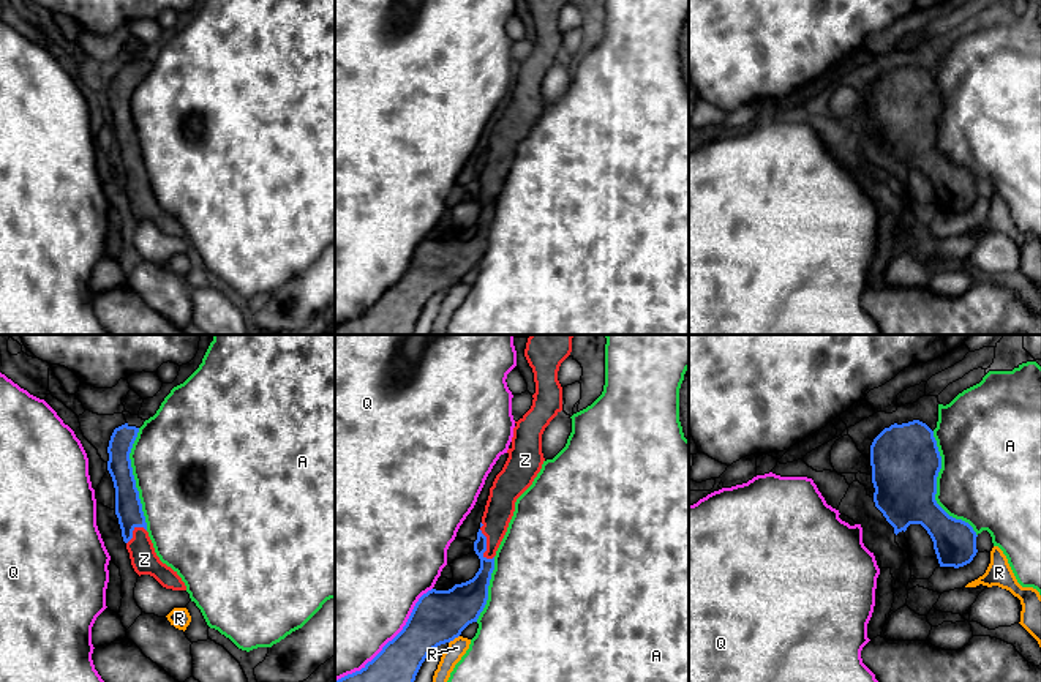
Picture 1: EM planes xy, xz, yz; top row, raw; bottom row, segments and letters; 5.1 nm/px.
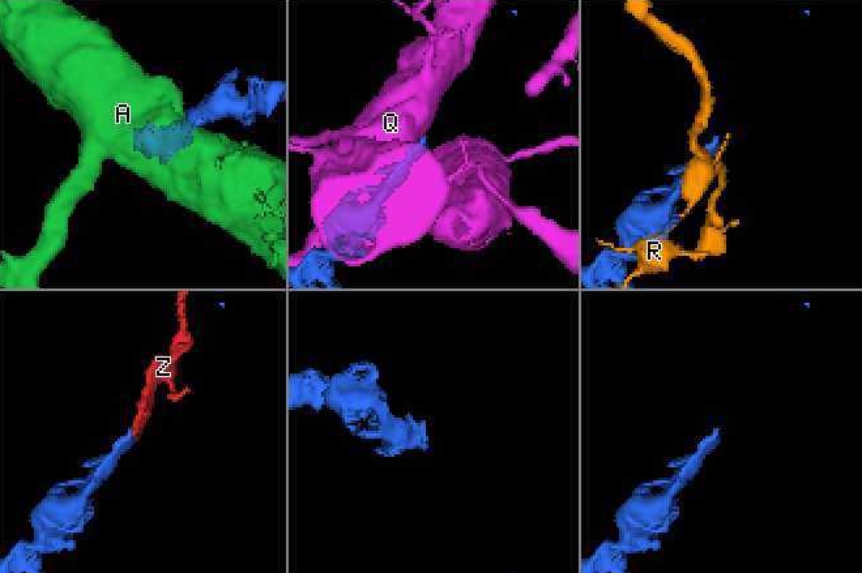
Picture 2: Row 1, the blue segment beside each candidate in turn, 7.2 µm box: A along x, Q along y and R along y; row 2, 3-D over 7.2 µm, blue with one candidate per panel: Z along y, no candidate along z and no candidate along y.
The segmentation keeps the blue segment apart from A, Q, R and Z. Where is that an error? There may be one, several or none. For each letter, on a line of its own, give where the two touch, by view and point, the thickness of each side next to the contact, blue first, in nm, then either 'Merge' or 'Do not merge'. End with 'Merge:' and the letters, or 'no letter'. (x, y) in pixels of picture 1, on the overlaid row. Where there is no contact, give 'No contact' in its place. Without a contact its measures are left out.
A: Touches blue at yz (935, 488). Thickness 360 nm (blue) against 460 nm. Do not merge
Q: Touches blue at xz (389, 641). Thickness 240 nm (blue) against 500 nm. Do not merge
R: Touches blue at xz (454, 638). Thickness 280 nm (blue) against 90 nm. Do not merge
Z: Touches blue at xz (485, 543). Thickness 130 nm (blue) against 150 nm. Merge
Merge: Z

